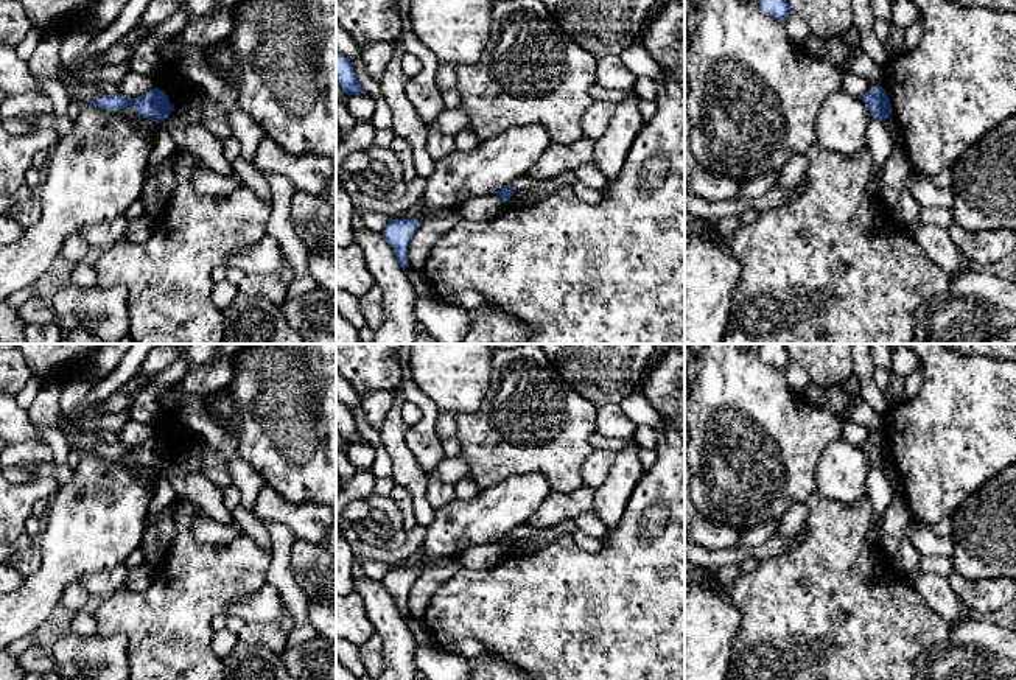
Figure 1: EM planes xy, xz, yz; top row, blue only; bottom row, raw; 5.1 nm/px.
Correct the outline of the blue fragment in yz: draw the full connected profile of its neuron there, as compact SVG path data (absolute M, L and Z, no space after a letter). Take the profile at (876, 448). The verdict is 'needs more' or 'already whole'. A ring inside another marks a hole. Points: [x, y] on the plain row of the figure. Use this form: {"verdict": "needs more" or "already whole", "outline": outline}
{"verdict": "already whole", "outline": "M882 436L870 437L860 448L867 453L873 467L879 470L885 470L893 464L888 442Z"}

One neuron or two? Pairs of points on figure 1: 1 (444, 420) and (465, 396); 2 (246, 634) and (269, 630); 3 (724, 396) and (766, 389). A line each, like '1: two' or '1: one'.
1: two
2: one
3: one

